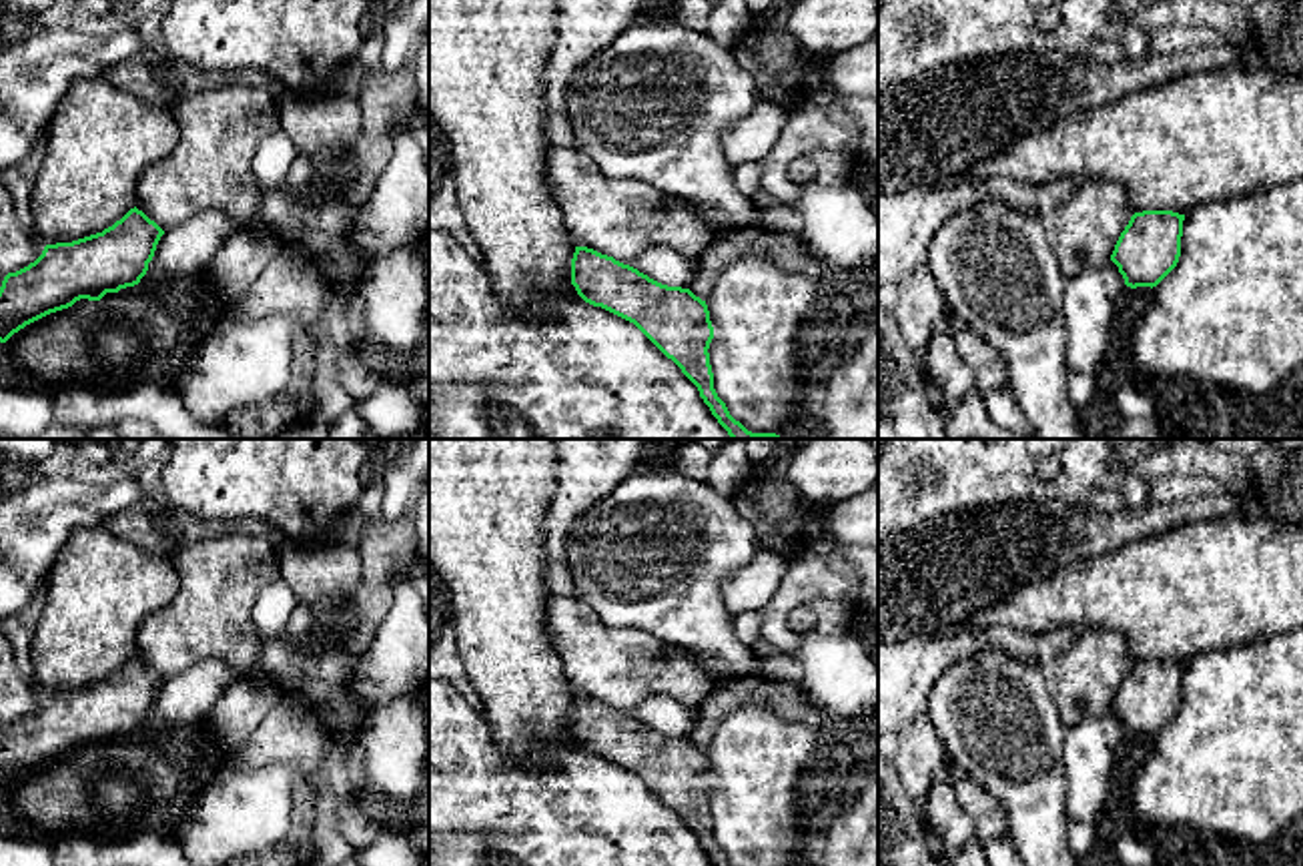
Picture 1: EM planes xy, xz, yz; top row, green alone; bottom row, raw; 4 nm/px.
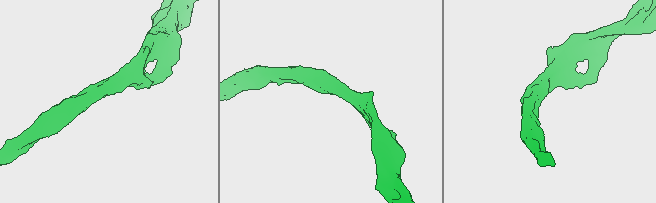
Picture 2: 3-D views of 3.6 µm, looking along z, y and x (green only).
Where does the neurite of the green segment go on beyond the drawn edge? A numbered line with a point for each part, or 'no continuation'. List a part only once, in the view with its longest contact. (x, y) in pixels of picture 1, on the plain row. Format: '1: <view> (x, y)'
no continuation

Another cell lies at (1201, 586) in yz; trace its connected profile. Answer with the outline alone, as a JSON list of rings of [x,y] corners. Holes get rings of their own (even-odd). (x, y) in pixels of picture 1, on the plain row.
[[[1259,511],[1181,523],[1020,585],[964,623],[968,631],[1012,627],[1034,637],[1058,627],[1111,629],[1127,637],[1133,664],[1187,664],[1205,652],[1267,641],[1303,627],[1303,525]]]

